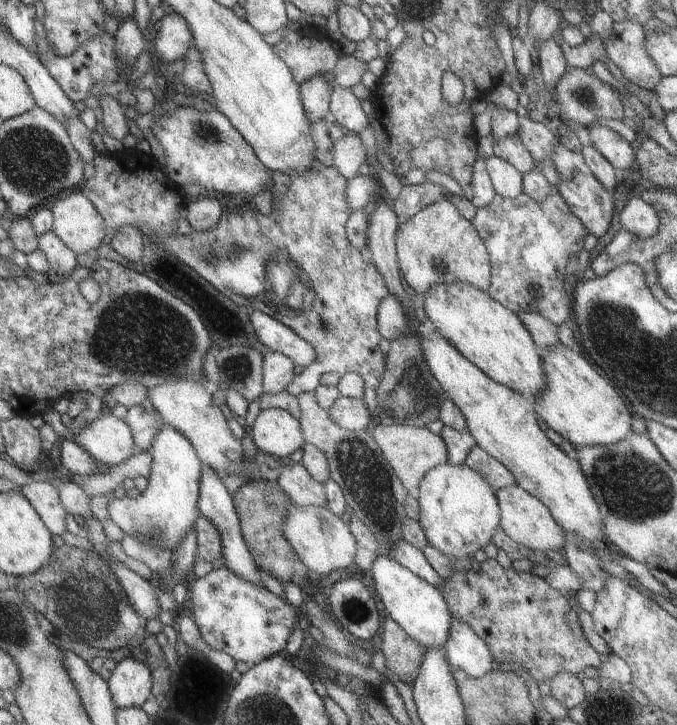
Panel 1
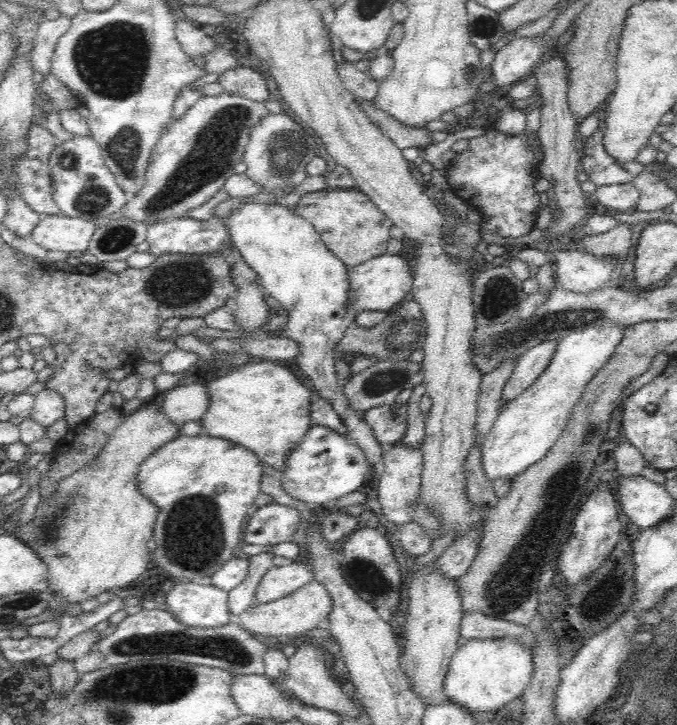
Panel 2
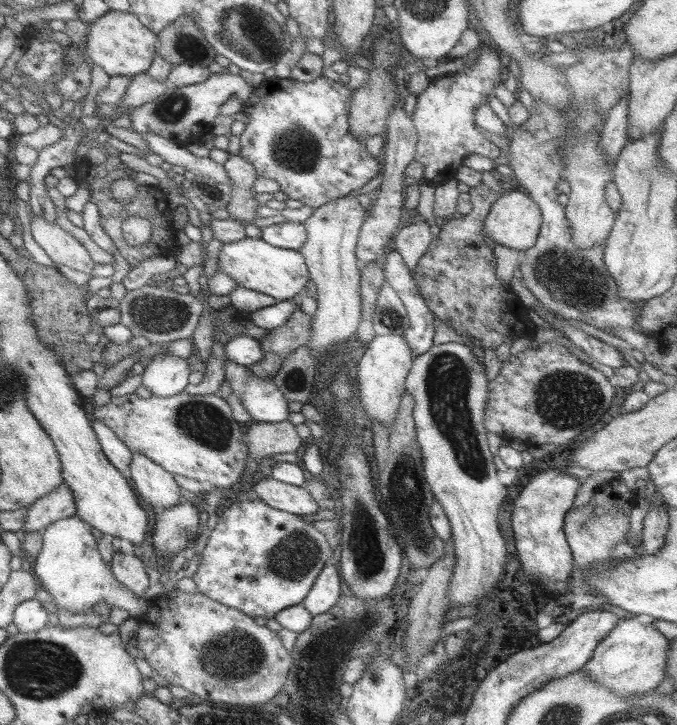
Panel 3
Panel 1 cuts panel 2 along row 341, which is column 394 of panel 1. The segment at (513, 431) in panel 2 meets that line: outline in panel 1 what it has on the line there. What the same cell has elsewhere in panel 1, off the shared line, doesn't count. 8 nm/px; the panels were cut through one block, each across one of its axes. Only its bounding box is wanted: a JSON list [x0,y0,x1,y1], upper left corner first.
[370,554,453,650]

